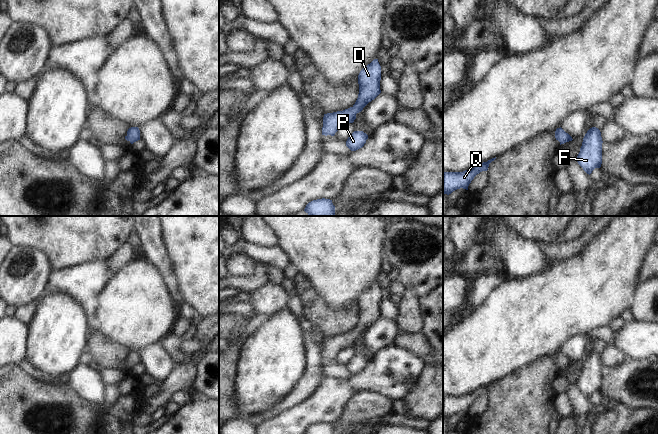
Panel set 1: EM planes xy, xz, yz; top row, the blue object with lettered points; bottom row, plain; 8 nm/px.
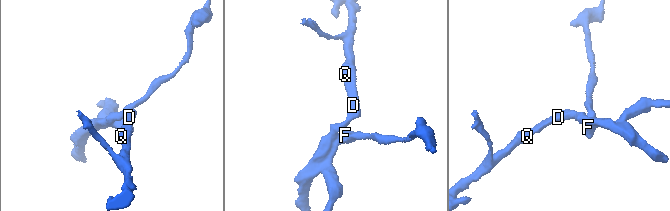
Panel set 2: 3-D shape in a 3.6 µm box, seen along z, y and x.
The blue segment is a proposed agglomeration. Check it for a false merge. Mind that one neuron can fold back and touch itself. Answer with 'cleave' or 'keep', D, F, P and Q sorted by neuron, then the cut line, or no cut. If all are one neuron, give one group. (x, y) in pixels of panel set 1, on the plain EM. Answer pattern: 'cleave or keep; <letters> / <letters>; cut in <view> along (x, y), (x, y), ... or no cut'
keep; D F P Q; no cut

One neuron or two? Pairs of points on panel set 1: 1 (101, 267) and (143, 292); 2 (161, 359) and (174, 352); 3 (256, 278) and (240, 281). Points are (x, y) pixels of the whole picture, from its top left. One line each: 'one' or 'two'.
1: two
2: two
3: one

